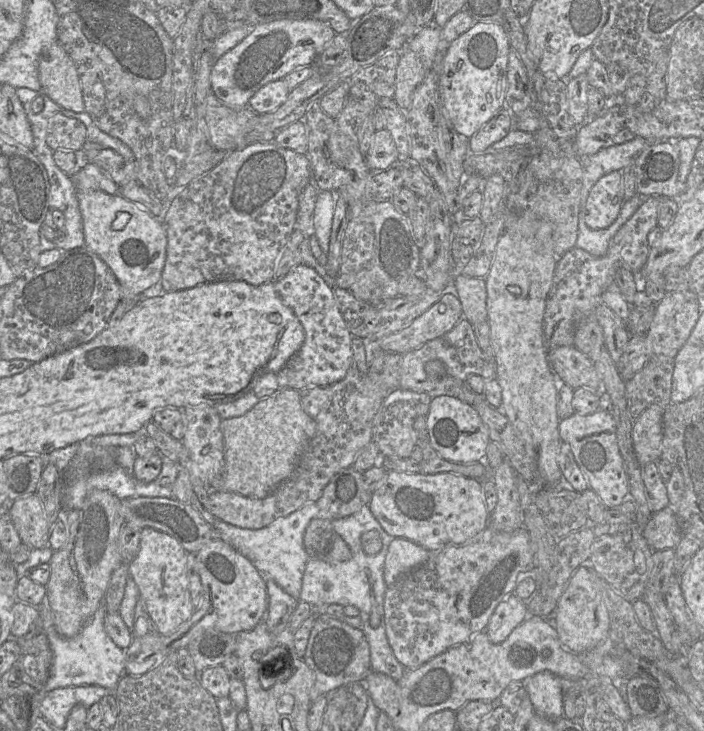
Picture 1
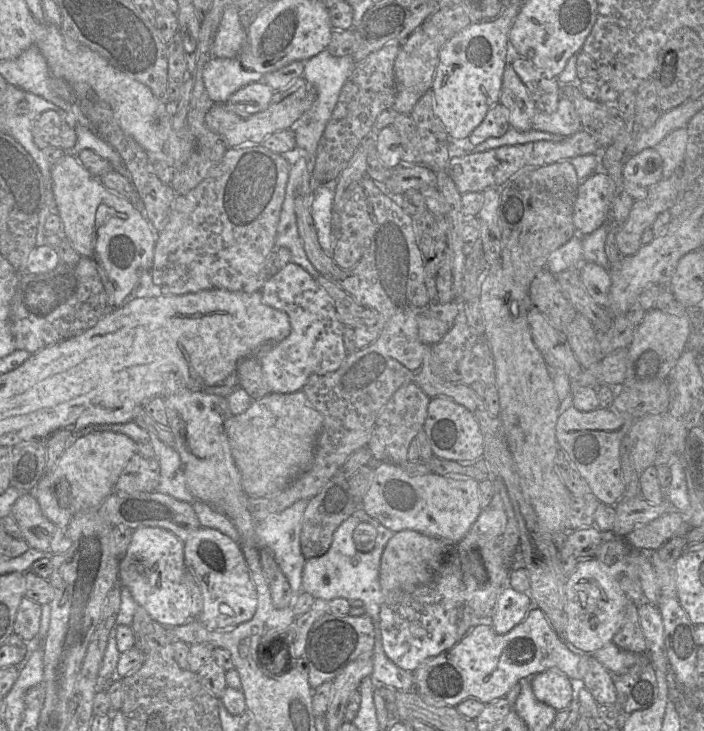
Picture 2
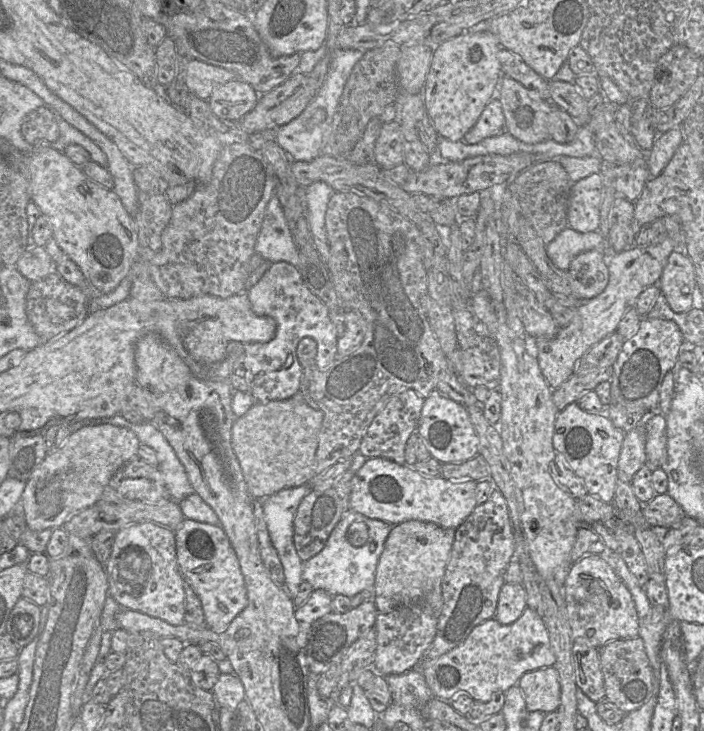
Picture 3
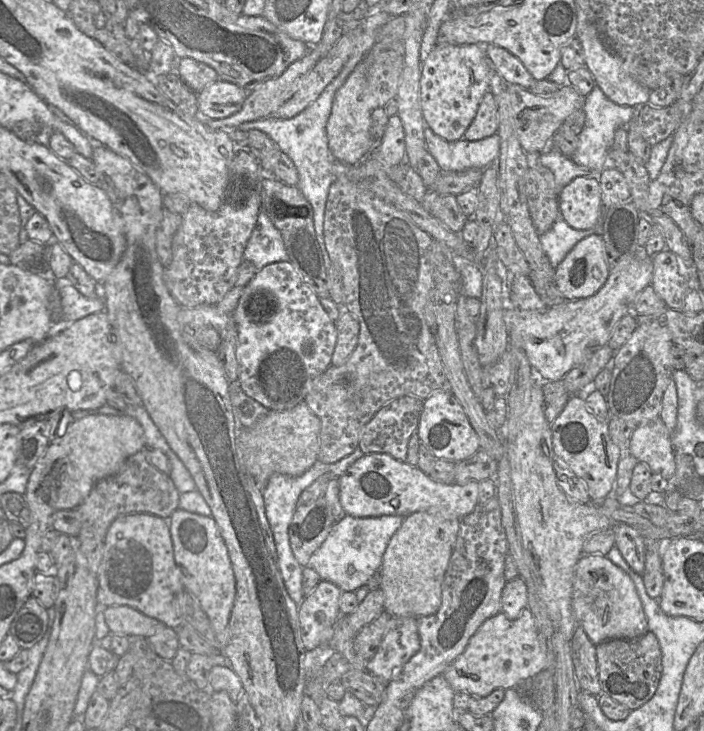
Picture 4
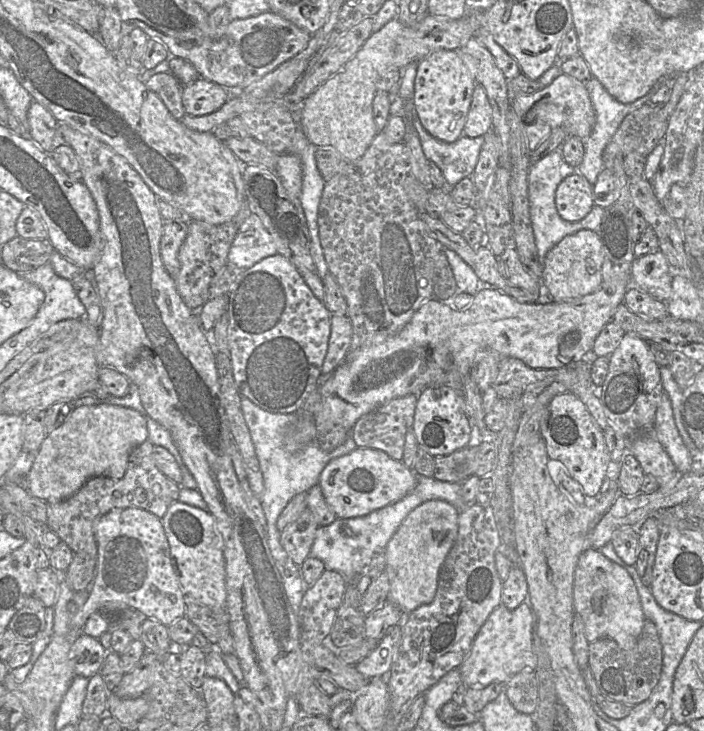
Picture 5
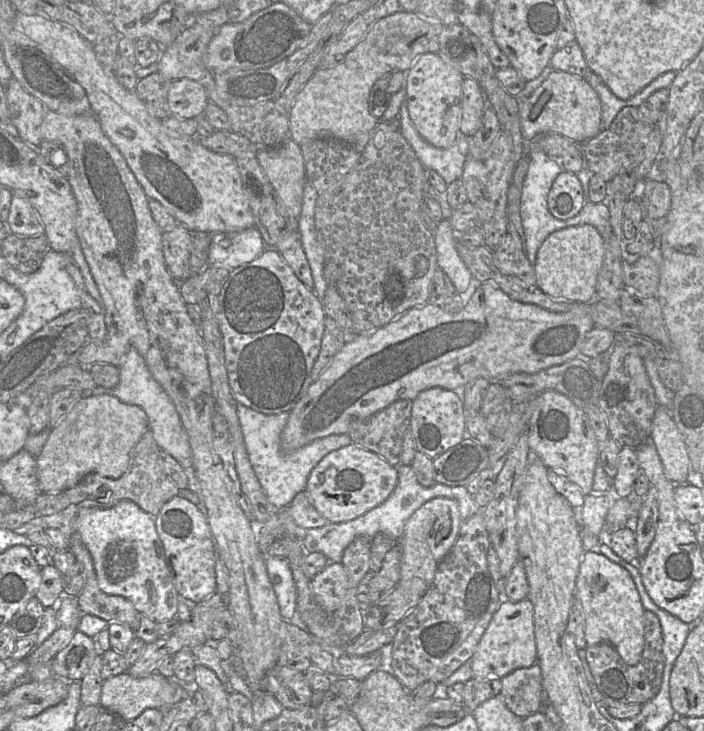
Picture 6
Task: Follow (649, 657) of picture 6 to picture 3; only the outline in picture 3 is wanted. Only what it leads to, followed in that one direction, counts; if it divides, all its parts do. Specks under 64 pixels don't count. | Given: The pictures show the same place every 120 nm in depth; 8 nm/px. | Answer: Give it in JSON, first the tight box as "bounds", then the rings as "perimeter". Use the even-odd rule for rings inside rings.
{"bounds":[599,637,654,713],"perimeter":[[[641,637],[618,639],[599,648],[606,697],[625,713],[645,705],[653,692],[654,672]]]}

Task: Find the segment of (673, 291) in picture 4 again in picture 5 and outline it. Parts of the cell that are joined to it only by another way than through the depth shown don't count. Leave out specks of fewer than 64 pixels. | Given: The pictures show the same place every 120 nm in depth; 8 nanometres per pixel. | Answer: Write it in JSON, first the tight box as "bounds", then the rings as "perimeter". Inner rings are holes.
{"bounds":[632,251,673,303],"perimeter":[[[660,251],[636,258],[632,264],[632,284],[663,303],[671,298],[673,277],[668,260]]]}

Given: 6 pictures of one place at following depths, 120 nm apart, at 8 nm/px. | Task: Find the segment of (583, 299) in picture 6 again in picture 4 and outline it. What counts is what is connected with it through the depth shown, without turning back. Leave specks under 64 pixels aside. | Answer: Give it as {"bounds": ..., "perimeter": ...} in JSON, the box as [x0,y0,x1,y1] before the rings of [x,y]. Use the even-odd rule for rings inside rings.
{"bounds":[555,236,610,300],"perimeter":[[[602,236],[579,241],[555,270],[555,284],[566,300],[595,295],[610,275]]]}

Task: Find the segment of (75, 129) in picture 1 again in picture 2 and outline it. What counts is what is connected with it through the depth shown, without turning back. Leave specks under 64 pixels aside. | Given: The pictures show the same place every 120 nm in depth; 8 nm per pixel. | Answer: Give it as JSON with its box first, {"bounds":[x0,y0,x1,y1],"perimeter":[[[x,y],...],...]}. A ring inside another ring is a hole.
{"bounds":[31,110,77,150],"perimeter":[[[53,110],[39,114],[32,123],[31,131],[33,141],[40,149],[52,146],[70,150],[77,141],[74,128],[70,127]]]}

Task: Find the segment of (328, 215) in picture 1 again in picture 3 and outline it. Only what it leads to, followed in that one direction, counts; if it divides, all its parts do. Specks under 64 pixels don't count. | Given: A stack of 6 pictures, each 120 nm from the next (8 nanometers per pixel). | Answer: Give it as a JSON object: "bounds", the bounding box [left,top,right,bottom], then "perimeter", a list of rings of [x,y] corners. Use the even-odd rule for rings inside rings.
{"bounds":[305,181,334,264],"perimeter":[[[323,181],[313,182],[305,188],[307,220],[315,246],[326,264],[330,256],[330,246],[325,226],[325,215],[329,200],[334,192],[331,186]]]}

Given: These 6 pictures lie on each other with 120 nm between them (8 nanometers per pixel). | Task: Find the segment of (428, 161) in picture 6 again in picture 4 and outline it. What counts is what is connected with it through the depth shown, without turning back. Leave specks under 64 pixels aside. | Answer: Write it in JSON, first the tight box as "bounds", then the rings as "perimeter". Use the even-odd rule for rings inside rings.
{"bounds":[425,125,500,172],"perimeter":[[[425,125],[426,150],[438,163],[442,172],[462,172],[476,168],[484,170],[497,162],[500,152],[500,138],[494,134],[478,141],[466,139],[448,142],[437,136]]]}

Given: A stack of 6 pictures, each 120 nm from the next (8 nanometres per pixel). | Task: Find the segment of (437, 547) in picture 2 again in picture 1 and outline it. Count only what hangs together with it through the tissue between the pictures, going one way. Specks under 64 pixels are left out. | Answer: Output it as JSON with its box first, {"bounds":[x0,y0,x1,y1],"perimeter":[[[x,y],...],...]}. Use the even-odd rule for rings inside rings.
{"bounds":[384,537,430,586],"perimeter":[[[395,537],[387,550],[384,564],[384,580],[387,586],[397,582],[402,576],[423,565],[430,557],[430,551],[418,544]]]}

